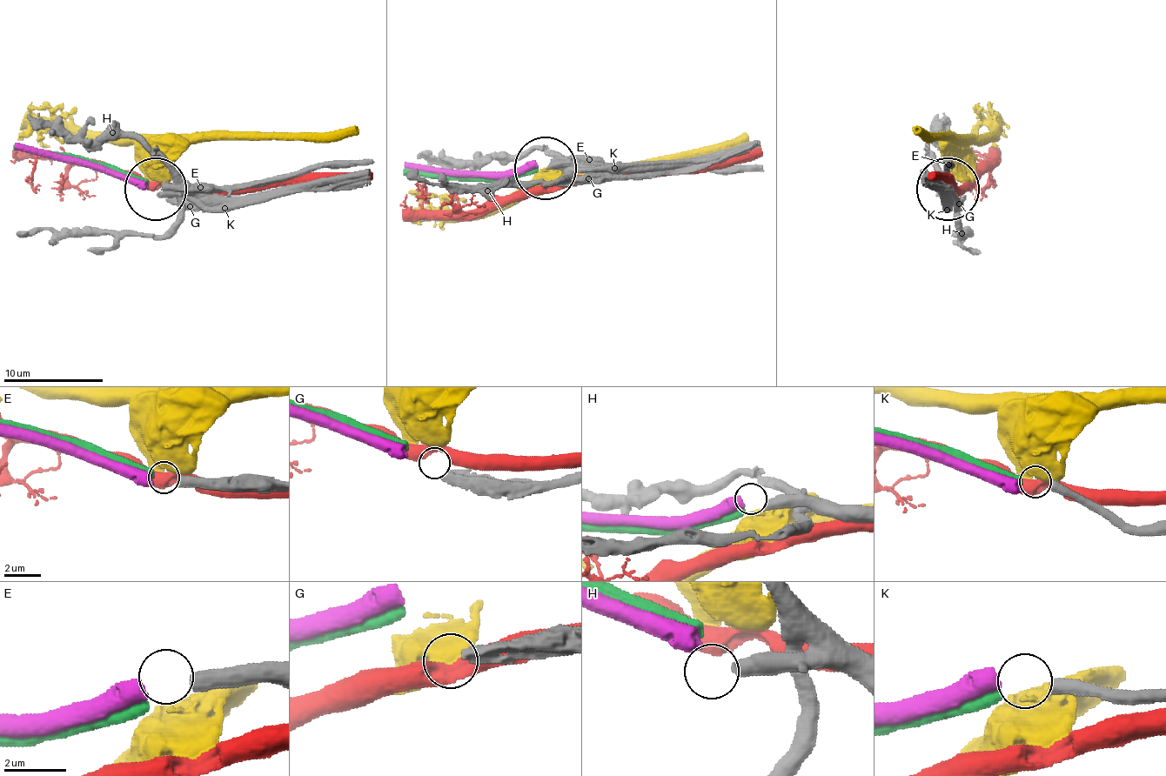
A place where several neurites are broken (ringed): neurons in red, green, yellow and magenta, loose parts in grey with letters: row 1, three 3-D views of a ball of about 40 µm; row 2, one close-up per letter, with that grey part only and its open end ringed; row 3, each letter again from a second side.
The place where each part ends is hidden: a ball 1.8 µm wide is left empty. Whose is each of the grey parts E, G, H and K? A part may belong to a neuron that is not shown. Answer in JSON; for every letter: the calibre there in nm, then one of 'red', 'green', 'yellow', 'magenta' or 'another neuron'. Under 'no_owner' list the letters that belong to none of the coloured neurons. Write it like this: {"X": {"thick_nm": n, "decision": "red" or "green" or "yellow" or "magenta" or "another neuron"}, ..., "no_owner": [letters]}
{"E": {"thick_nm": 500, "decision": "magenta"}, "G": {"thick_nm": 500, "decision": "another neuron"}, "H": {"thick_nm": 440, "decision": "another neuron"}, "K": {"thick_nm": 440, "decision": "green"}, "no_owner": ["G", "H"]}

